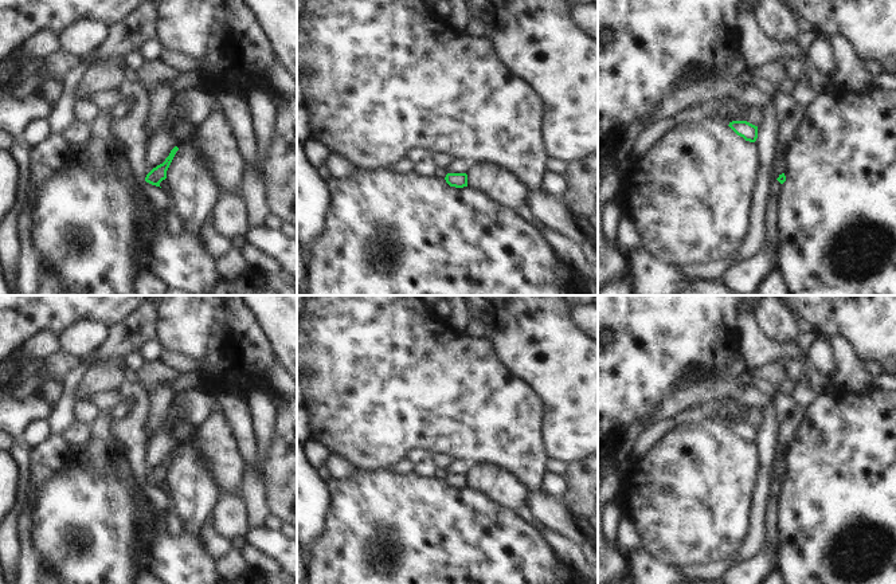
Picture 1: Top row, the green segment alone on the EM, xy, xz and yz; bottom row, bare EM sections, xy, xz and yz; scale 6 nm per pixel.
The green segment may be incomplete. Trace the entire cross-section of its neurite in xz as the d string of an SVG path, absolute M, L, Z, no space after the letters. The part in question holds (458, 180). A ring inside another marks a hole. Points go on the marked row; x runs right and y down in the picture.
M447 173L445 180L450 187L455 187L455 188L467 187L466 173Z

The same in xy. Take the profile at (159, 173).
M175 146L171 150L169 156L165 158L165 161L163 164L157 165L156 168L153 168L146 175L145 181L152 184L152 185L160 187L160 183L167 179L167 171L168 171L177 150L179 150L179 148Z

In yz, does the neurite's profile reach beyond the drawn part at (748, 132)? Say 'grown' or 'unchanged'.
unchanged

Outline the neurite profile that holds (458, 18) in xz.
M447 0L450 5L450 13L446 17L447 23L459 34L463 32L469 23L469 11L465 0Z

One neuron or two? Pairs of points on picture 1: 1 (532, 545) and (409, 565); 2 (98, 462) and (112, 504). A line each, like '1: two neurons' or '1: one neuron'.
1: one neuron
2: two neurons

